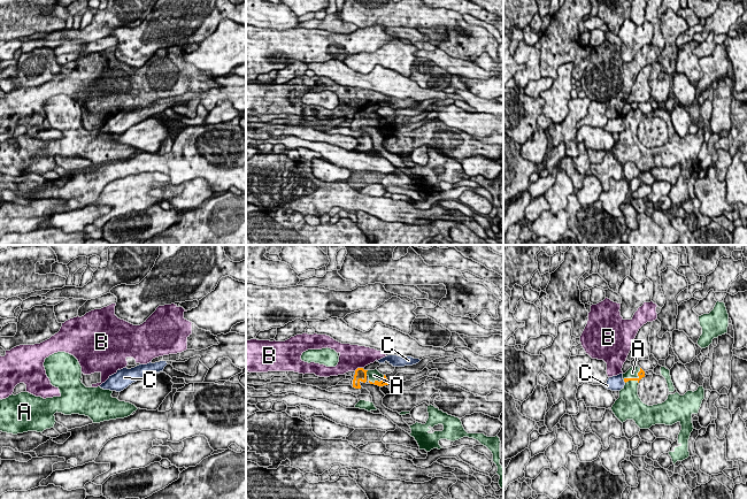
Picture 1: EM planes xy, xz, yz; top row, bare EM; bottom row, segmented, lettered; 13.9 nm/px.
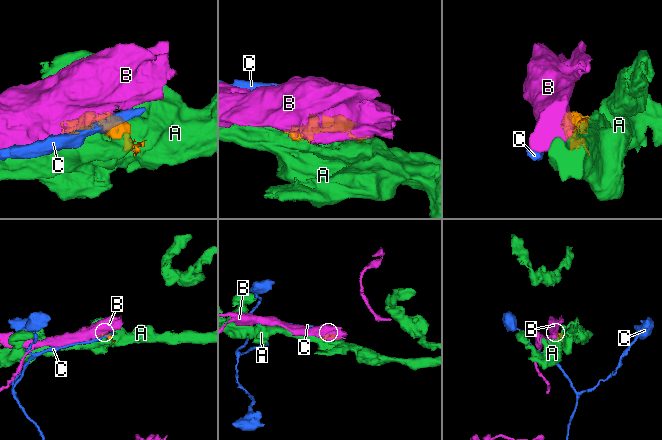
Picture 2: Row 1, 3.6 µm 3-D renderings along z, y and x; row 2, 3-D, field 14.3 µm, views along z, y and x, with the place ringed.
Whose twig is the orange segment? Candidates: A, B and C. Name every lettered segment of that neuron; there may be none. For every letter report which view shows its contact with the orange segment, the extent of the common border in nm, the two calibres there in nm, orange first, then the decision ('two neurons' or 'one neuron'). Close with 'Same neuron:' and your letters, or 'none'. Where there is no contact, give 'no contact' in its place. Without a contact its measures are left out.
A: contact in yz; length 320 nm; calibres 100 and 160 nm; one neuron
B: contact in xz; length 140 nm; calibres 160 and 360 nm; two neurons
C: contact in yz; length 60 nm; calibres 90 and 220 nm; two neurons
Same neuron: A

